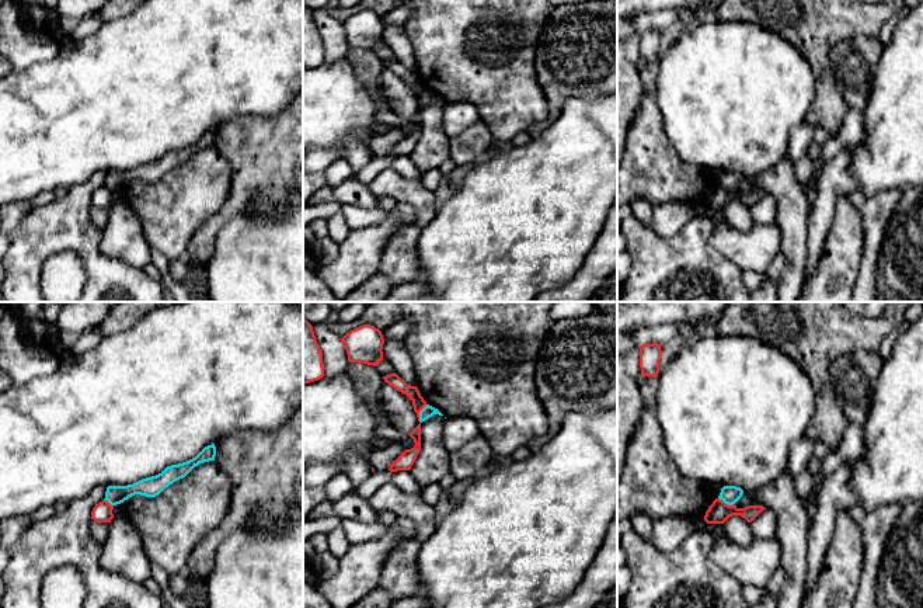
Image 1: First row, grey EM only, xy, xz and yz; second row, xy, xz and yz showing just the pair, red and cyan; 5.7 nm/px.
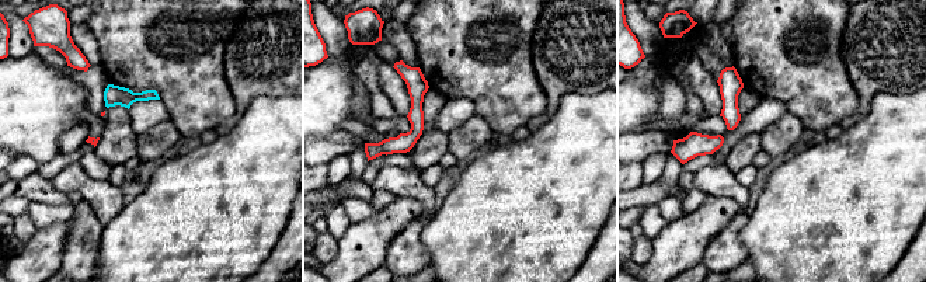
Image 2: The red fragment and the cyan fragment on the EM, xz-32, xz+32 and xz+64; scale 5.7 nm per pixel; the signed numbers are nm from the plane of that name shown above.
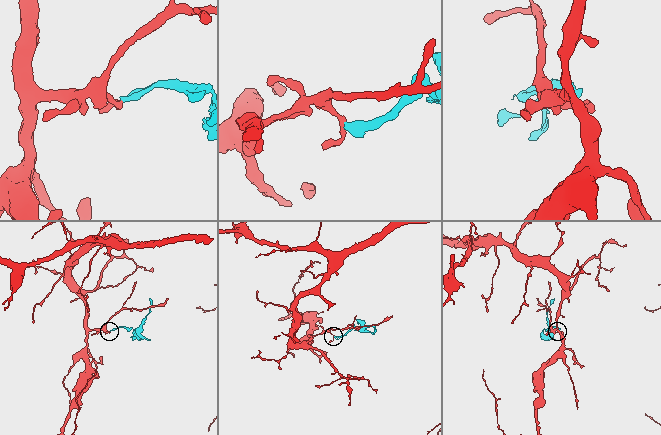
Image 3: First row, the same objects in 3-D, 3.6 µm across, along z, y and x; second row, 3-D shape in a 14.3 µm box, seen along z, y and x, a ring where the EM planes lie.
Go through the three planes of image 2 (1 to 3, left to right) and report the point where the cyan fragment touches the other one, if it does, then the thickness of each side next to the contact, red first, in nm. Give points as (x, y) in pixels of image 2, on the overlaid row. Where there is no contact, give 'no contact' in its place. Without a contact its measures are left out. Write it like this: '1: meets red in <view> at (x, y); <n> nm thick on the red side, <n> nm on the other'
1: no contact
2: no contact
3: no contact

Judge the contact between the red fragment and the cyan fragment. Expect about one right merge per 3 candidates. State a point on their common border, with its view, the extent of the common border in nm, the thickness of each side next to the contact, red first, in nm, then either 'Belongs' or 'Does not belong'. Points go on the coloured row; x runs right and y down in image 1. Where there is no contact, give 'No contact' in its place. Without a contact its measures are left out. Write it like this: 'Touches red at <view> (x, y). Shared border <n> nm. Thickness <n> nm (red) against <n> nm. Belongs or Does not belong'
Touches red at xz (418, 413). Shared border 110 nm. Thickness 80 nm (red) against 70 nm. Does not belong

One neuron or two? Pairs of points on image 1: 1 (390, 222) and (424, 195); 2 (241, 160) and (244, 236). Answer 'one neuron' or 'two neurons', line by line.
1: two neurons
2: two neurons

